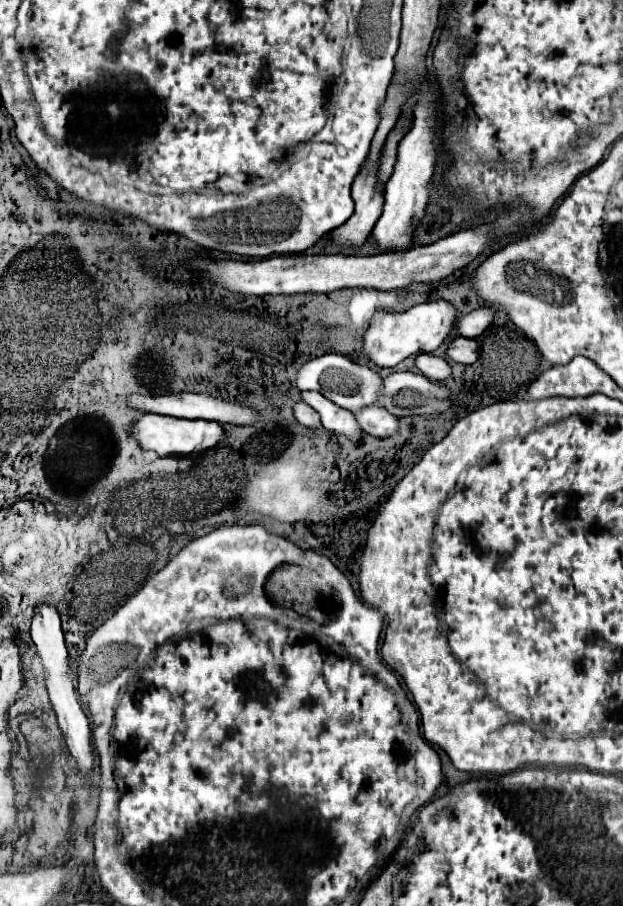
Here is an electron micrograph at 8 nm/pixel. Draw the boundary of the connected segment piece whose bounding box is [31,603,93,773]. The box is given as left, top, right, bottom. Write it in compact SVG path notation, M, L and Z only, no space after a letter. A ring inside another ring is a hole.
M41 603L35 609L35 615L31 619L31 639L35 643L37 655L41 657L41 665L45 669L45 687L49 693L49 701L53 705L53 711L57 715L57 723L59 729L65 735L69 753L75 757L77 767L83 773L89 773L93 767L93 749L91 749L91 727L89 727L89 719L83 713L83 707L79 703L79 693L75 689L75 677L73 671L69 669L69 655L65 649L65 639L63 639L63 631L61 631L61 619L59 613L53 605Z

